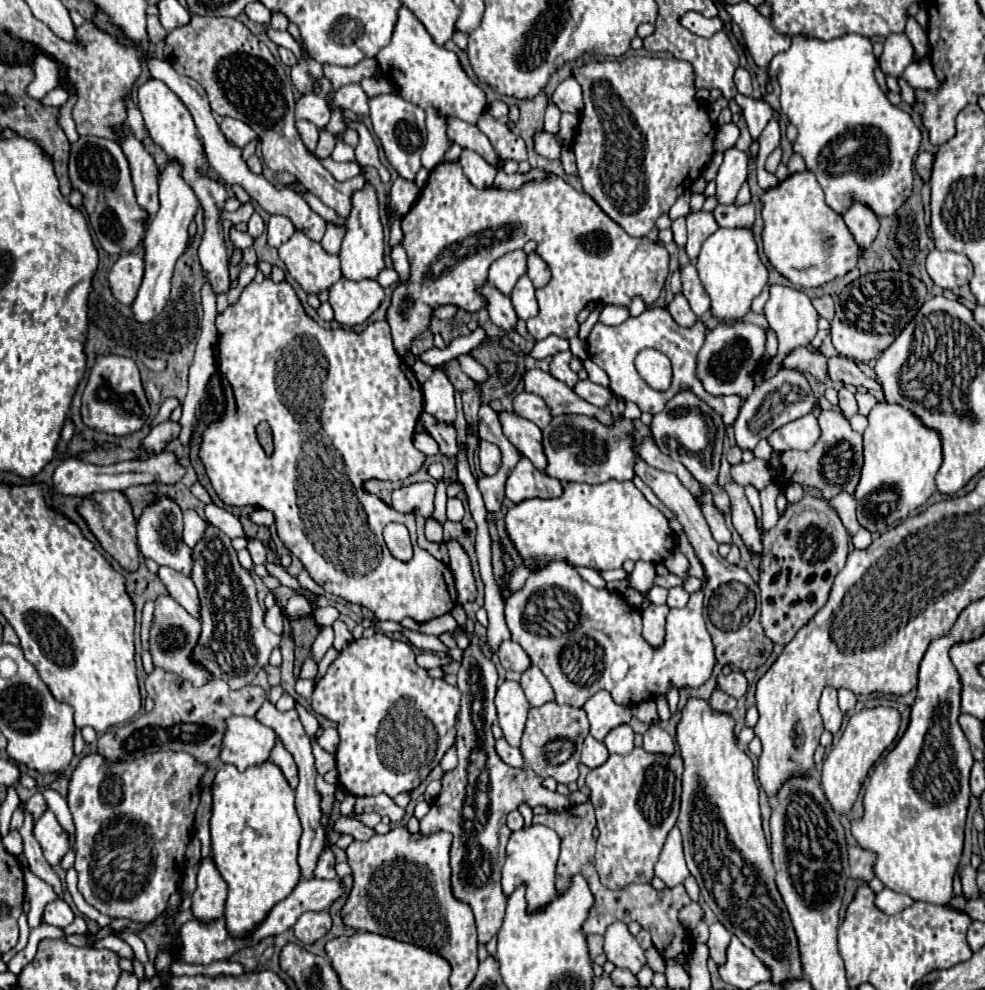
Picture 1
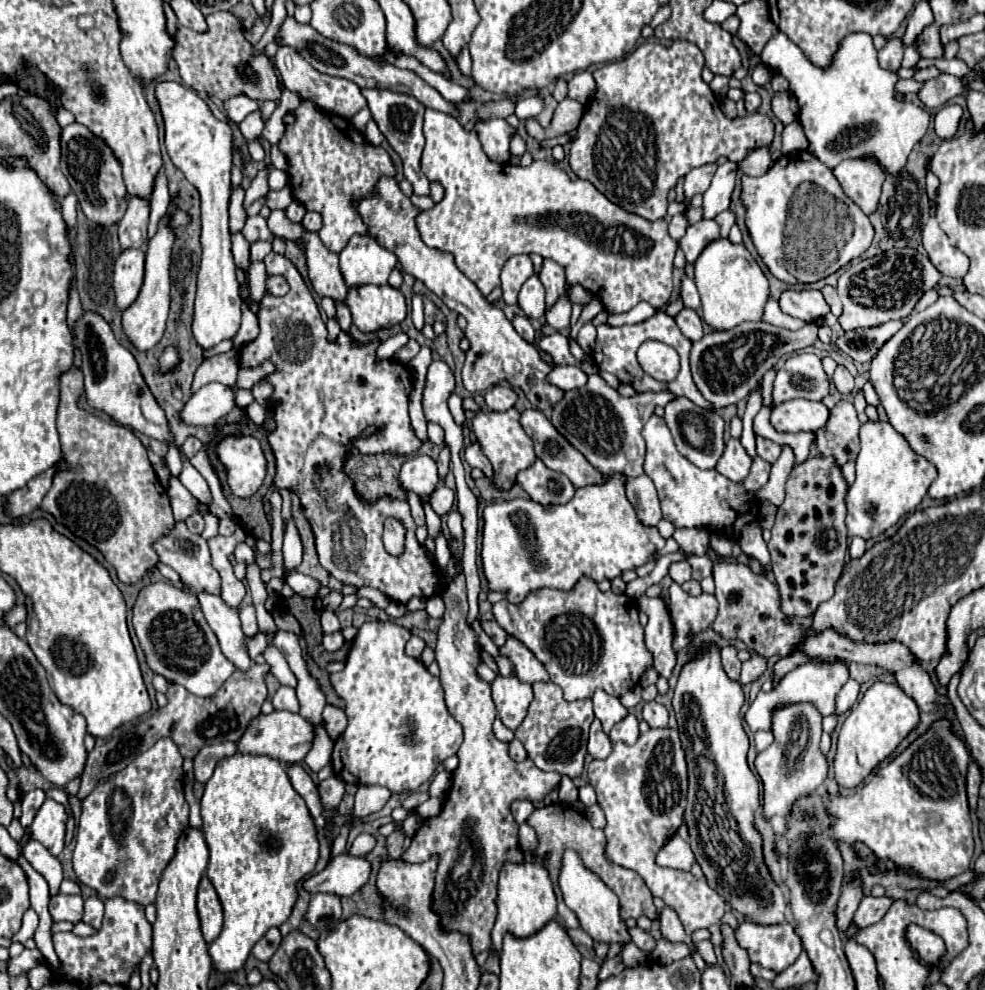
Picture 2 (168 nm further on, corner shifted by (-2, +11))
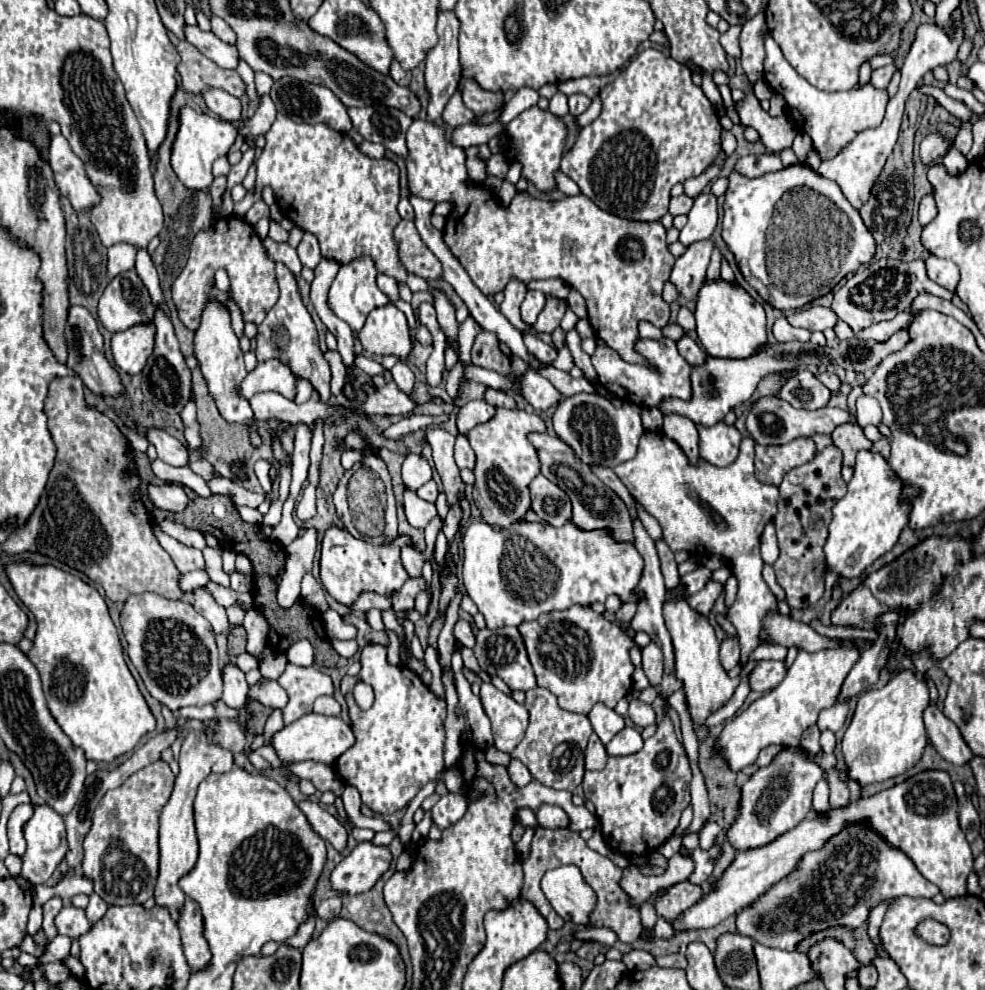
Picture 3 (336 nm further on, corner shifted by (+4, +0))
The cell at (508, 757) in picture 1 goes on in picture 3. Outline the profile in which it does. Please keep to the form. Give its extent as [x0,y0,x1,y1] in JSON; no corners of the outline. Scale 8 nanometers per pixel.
[507,760,533,788]

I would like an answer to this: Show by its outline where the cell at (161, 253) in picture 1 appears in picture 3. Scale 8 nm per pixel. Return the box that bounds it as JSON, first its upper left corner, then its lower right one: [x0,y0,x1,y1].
[111,324,155,374]

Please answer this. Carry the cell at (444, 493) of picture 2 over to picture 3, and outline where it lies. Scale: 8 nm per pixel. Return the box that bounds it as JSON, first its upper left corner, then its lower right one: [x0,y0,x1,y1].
[403,486,437,528]

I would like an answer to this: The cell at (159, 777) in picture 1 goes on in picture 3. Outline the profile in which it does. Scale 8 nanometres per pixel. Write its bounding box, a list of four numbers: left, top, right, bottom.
[83,760,173,906]

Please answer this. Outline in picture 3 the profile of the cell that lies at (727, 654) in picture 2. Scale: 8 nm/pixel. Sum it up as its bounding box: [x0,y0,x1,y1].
[721,636,739,670]

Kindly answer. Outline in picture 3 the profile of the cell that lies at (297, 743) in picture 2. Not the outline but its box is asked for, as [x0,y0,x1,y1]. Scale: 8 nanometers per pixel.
[273,712,355,764]

